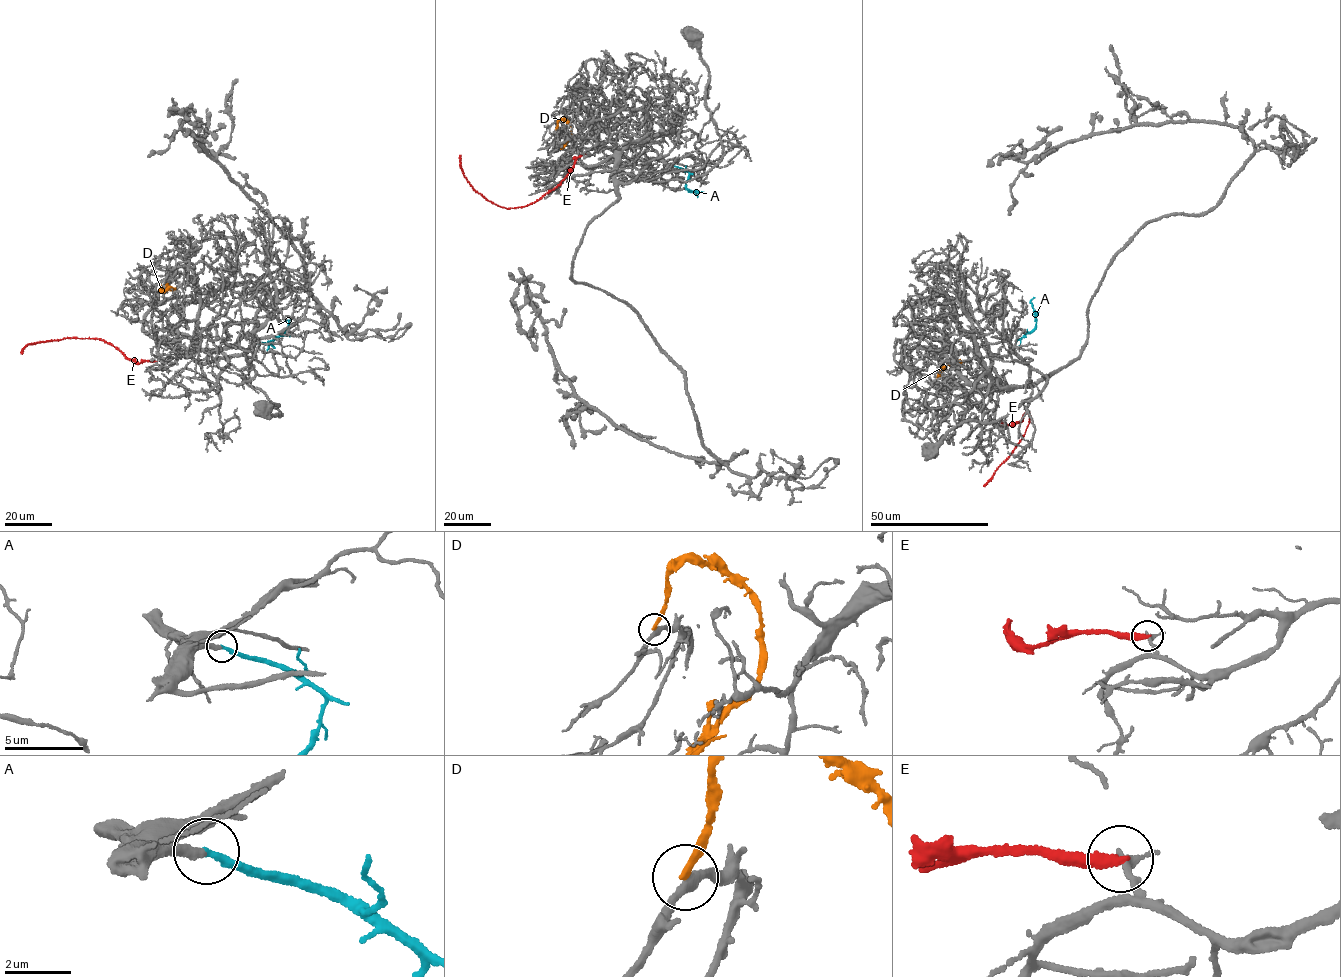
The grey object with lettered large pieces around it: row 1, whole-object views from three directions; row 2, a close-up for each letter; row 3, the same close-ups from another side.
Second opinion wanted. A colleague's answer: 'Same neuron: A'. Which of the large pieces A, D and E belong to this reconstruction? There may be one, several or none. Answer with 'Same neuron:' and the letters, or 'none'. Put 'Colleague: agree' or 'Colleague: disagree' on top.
Colleague: agree
Same neuron: A

